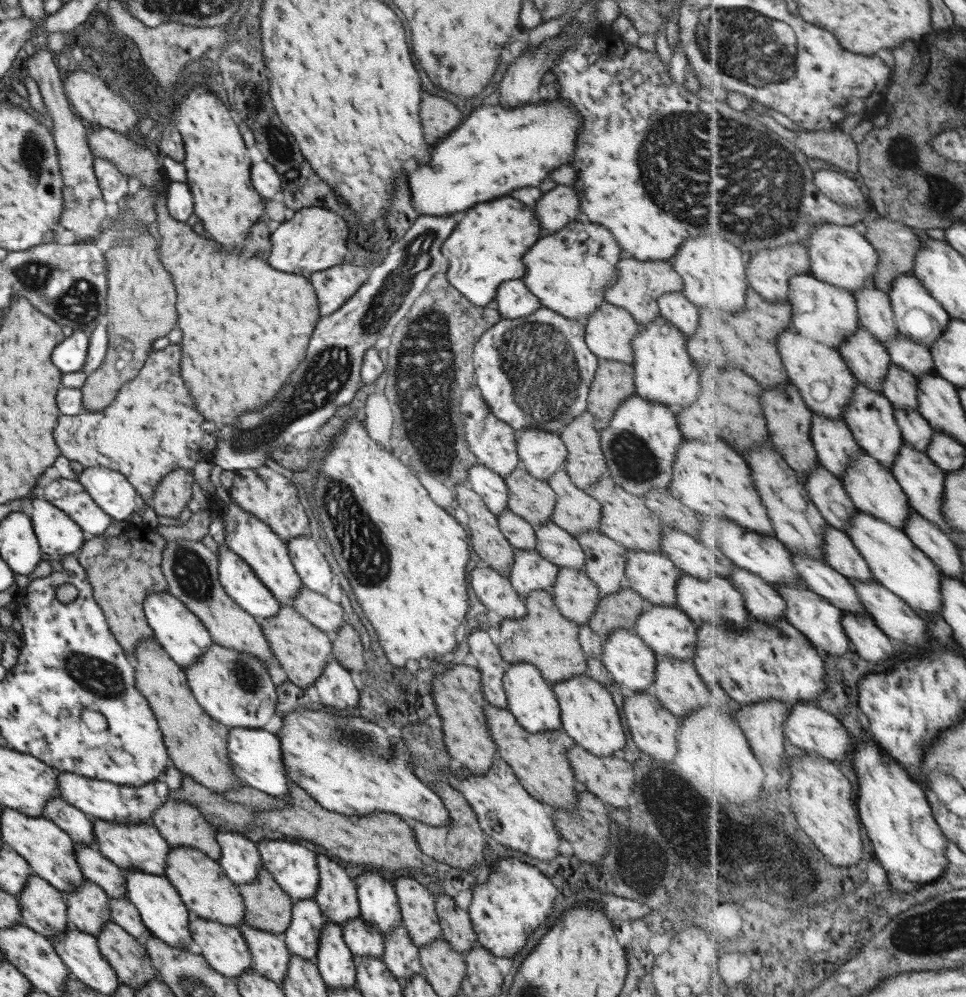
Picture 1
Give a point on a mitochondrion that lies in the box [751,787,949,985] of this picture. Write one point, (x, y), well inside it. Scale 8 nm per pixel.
(890, 908)

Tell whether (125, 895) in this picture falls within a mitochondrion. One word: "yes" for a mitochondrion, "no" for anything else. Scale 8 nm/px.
no

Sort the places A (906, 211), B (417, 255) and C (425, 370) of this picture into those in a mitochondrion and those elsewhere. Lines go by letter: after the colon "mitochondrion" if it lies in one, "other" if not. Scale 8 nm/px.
A: mitochondrion
B: mitochondrion
C: mitochondrion

